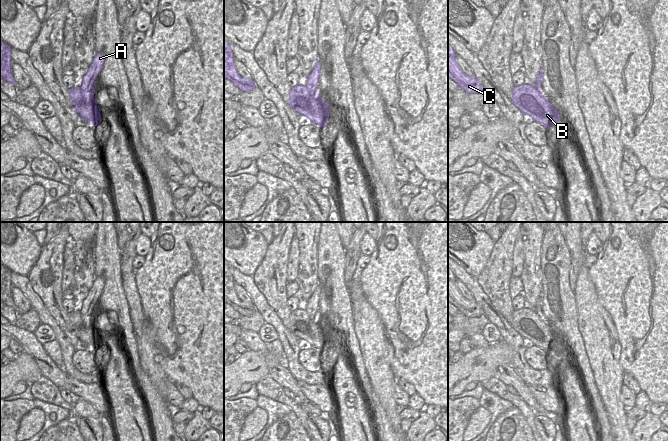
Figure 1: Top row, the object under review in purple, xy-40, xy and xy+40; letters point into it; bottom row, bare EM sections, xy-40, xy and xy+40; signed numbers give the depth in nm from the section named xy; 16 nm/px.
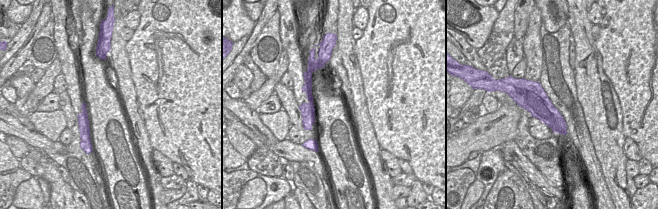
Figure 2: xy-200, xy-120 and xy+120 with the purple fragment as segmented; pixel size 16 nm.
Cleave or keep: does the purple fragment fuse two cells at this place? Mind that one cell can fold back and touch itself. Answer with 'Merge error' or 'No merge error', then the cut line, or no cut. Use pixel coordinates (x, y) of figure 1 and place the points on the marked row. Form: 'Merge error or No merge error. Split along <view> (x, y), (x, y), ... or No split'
Merge error. Split along xy-40 (79, 87), (83, 100), (89, 104)

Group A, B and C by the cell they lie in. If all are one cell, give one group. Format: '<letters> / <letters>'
A / B C

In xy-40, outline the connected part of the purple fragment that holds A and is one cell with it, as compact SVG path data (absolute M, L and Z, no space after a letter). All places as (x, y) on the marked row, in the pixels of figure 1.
M95 53L92 64L89 66L87 73L83 76L82 85L80 86L85 104L90 104L89 92L94 92L95 79L100 74L105 57L102 53Z

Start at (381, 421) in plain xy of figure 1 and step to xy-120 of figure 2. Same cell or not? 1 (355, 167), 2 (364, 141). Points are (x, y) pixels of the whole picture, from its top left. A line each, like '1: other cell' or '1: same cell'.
1: other cell
2: same cell

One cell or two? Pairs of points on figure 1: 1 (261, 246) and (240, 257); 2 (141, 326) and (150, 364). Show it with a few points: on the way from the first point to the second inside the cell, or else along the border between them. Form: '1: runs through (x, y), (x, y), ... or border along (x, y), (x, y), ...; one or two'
1: runs through (256, 246), (251, 246), (245, 252); one
2: runs through (145, 335), (150, 355); one

